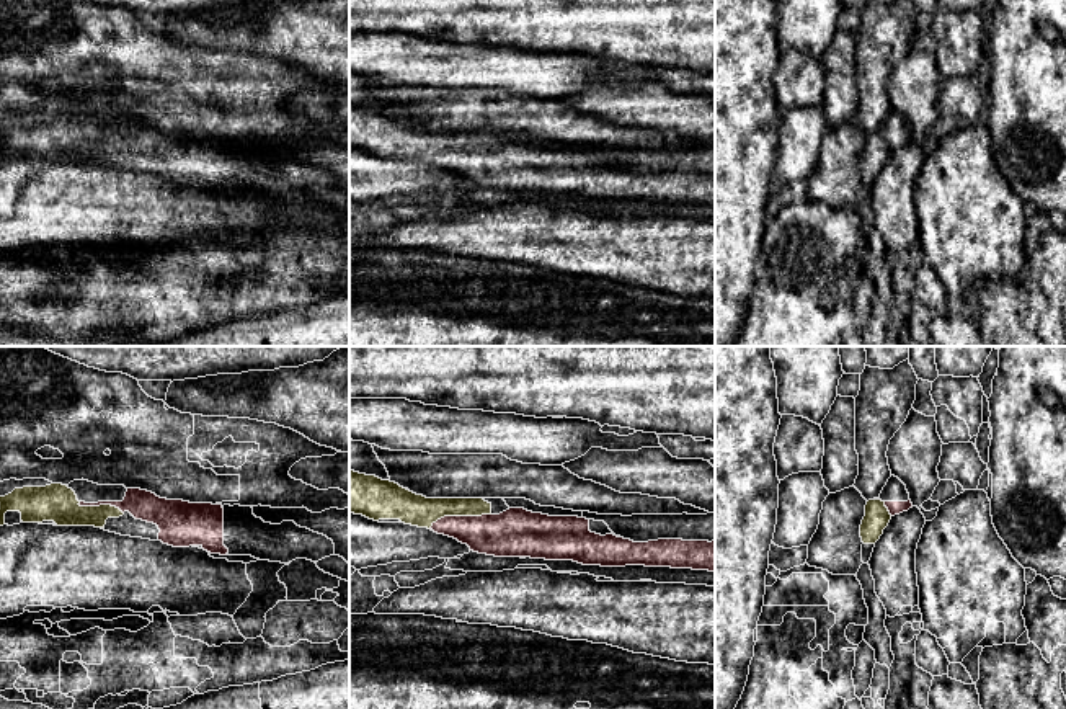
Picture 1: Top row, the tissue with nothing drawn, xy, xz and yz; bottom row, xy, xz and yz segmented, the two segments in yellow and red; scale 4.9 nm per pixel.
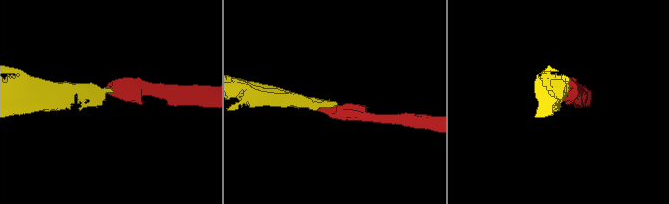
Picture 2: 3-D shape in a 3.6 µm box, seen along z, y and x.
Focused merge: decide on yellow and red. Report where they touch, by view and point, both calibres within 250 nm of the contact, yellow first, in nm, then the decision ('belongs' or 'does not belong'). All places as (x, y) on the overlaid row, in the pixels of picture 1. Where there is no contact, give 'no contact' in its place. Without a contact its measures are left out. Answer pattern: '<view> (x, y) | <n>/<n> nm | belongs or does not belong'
xz (459, 515) | 160/220 nm | belongs

